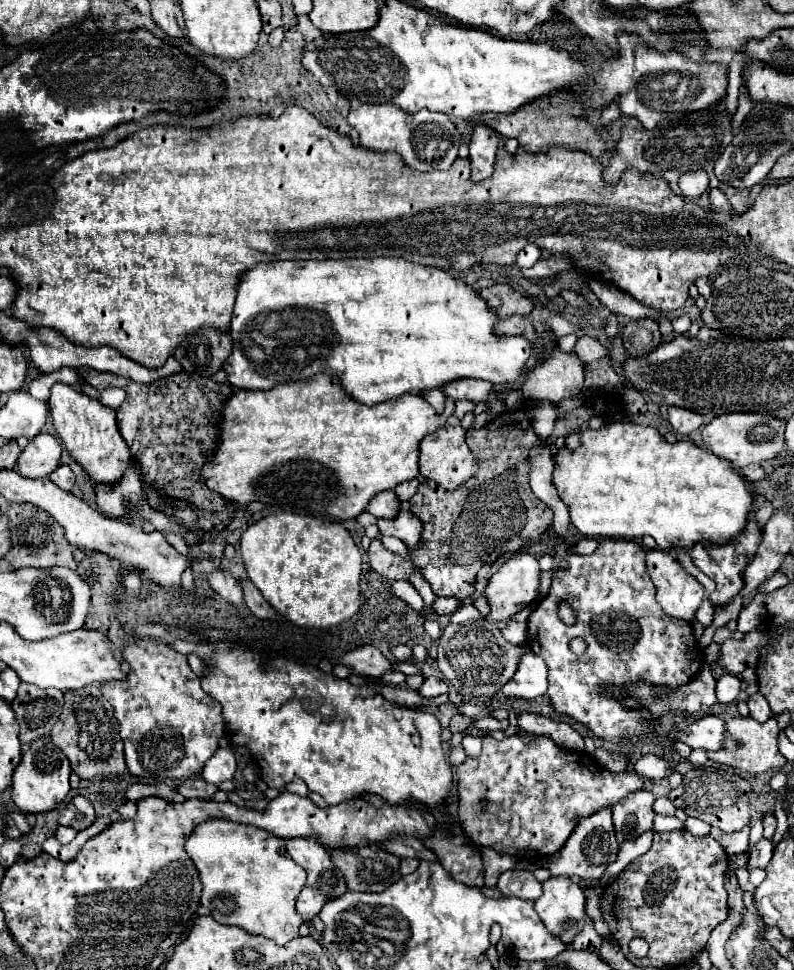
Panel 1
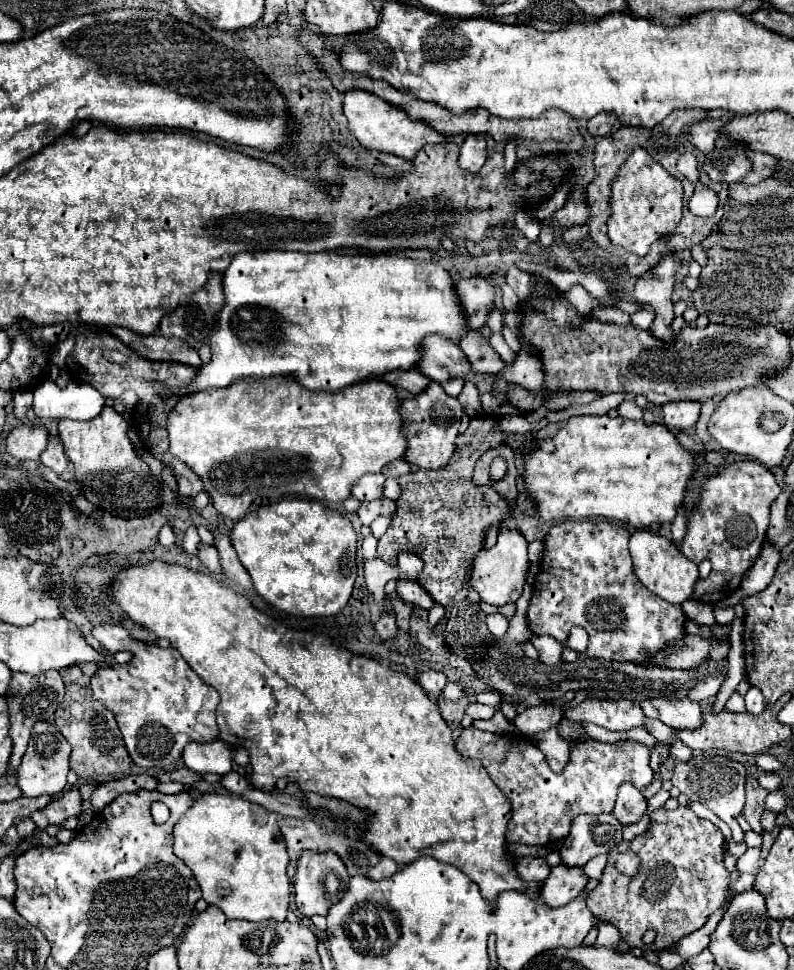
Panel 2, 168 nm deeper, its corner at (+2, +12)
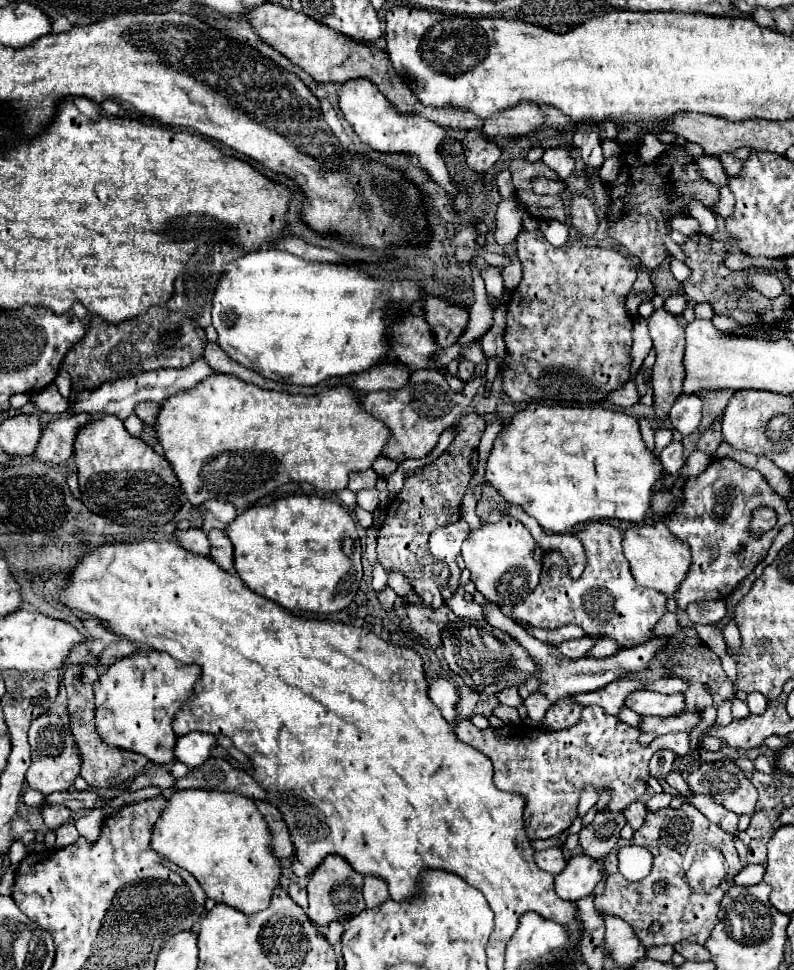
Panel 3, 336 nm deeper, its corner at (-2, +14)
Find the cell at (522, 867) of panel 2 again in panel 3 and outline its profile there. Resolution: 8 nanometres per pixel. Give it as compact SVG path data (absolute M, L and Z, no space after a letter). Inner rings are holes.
M556 846L550 850L536 852L536 864L550 874L560 874L566 868L566 856L562 854L562 848Z

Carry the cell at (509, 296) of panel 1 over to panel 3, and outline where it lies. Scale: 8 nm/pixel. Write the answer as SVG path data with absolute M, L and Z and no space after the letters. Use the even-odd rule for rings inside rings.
M426 298L422 304L424 318L432 328L432 336L442 348L448 348L458 342L468 324L468 310L452 306L440 298Z

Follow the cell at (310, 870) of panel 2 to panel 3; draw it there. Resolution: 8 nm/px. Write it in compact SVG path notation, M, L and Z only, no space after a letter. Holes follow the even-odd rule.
M326 856L322 860L322 864L318 866L318 870L314 874L310 874L308 878L308 916L312 922L316 922L318 926L328 926L330 922L346 922L352 916L356 916L356 912L362 912L364 906L364 898L362 898L362 884L364 878L360 874L356 874L350 864L340 858L340 856Z

